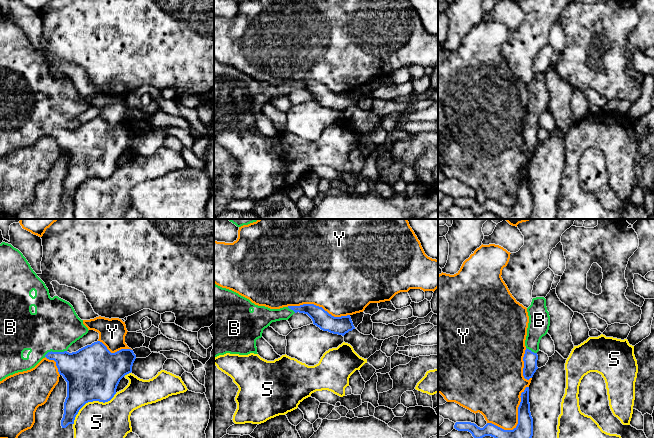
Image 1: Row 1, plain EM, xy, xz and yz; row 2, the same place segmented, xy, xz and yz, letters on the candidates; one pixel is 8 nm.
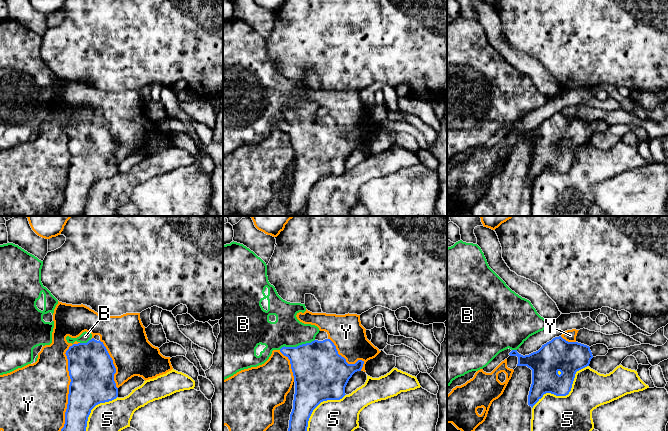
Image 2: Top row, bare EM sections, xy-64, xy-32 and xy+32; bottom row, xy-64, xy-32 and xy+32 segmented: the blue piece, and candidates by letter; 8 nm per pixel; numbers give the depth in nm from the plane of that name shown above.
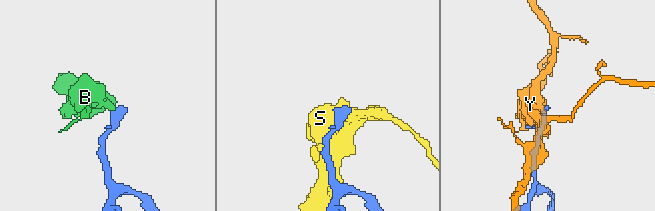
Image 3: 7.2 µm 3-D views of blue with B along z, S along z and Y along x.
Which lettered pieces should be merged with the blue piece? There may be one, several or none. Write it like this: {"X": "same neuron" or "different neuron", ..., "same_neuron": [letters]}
{"B": "same neuron", "S": "different neuron", "Y": "different neuron", "same_neuron": ["B"]}

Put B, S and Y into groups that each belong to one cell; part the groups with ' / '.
B / S / Y

